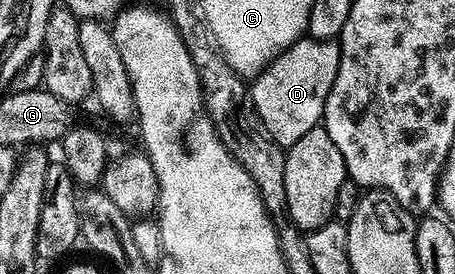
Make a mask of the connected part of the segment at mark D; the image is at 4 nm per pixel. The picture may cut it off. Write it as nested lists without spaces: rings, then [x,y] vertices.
[[[302,37],[296,39],[285,51],[280,51],[272,61],[261,70],[252,80],[247,91],[248,102],[252,105],[257,119],[261,122],[260,130],[273,143],[282,149],[287,149],[307,129],[318,126],[325,114],[325,102],[327,93],[331,93],[331,85],[335,85],[335,73],[339,73],[339,57],[341,56],[341,45],[337,39],[310,39]]]

